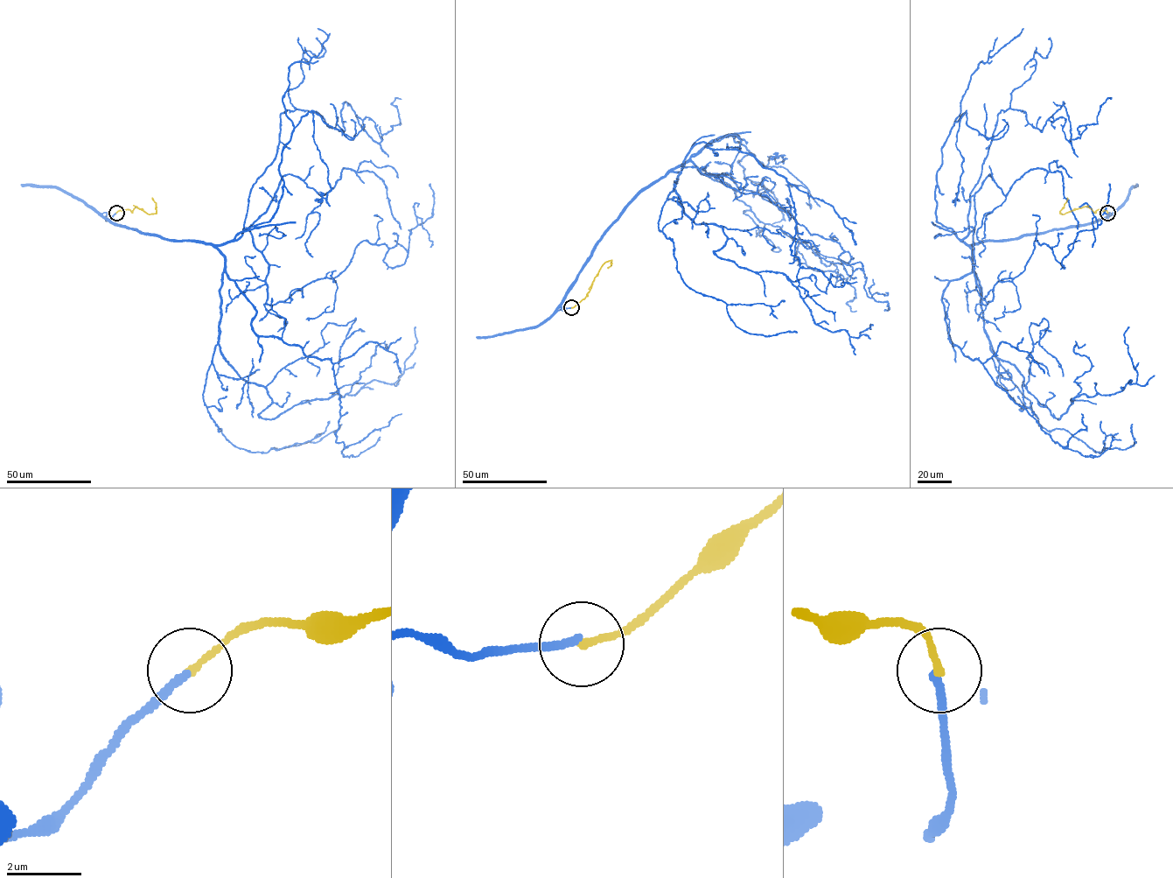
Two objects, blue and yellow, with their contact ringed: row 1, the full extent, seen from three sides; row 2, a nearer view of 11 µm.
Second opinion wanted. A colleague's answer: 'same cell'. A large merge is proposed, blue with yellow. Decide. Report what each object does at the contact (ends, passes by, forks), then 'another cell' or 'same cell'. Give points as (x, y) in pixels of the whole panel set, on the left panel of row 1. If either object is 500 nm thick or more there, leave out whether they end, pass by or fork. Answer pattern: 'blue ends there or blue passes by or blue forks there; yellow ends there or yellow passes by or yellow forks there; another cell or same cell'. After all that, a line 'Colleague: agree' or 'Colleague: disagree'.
blue ends there; yellow ends there; same cell
Colleague: agree

